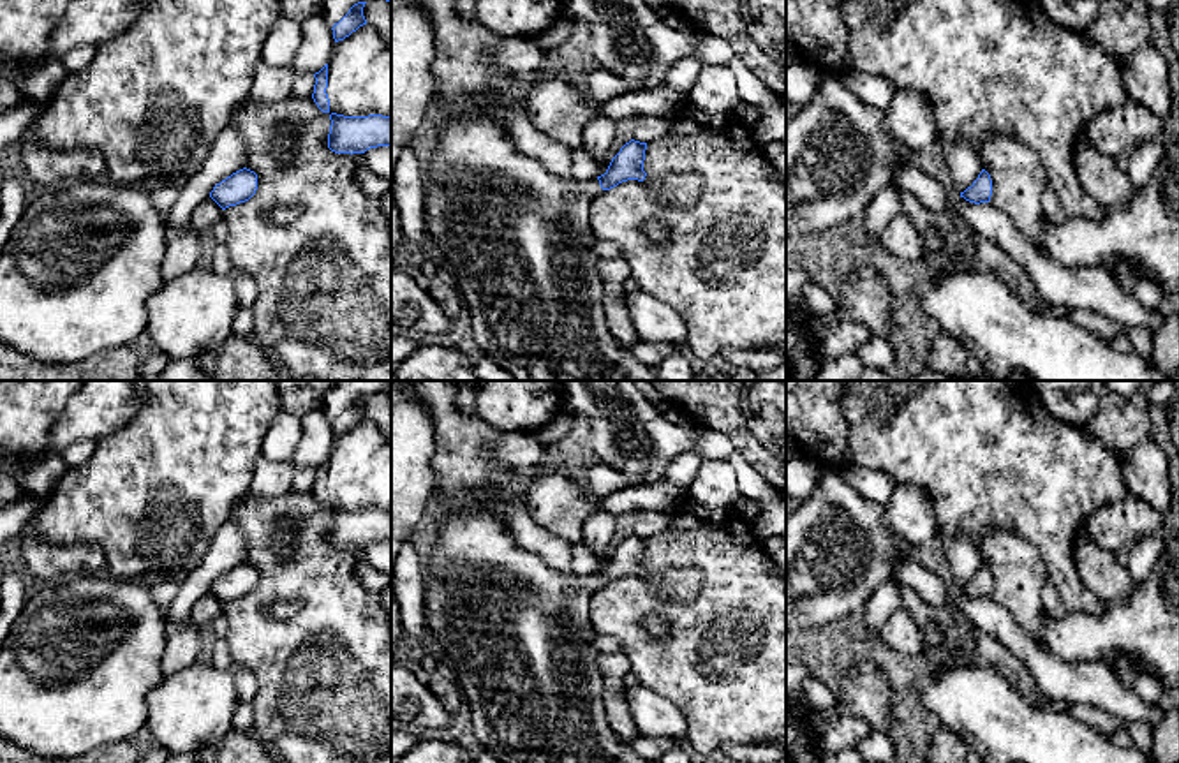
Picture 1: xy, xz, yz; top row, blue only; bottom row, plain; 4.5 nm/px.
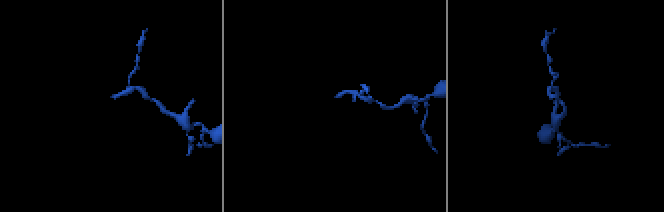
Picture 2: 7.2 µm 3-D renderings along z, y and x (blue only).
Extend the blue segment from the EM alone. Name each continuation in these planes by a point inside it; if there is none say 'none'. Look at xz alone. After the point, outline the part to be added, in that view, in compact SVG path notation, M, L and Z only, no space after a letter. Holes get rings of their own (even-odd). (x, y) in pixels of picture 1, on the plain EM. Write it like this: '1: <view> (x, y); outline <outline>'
1: xz (517, 631); outline M492 502L462 504L451 507L442 520L441 529L434 534L435 544L423 559L425 585L425 627L428 640L437 645L441 657L448 657L456 685L469 703L474 735L485 751L493 754L501 763L652 763L636 754L627 740L613 731L604 715L604 678L597 666L599 652L592 645L599 636L590 624L590 597L604 587L597 573L576 576L548 566L539 555L525 550L506 527L501 507Z

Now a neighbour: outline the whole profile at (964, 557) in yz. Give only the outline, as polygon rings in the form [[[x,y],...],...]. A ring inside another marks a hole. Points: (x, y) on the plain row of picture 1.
[[[953,534],[941,541],[945,557],[959,587],[964,587],[983,564],[980,548],[968,534]]]

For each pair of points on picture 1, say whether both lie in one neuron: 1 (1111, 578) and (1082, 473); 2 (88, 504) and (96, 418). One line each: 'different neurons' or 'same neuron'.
1: different neurons
2: different neurons

